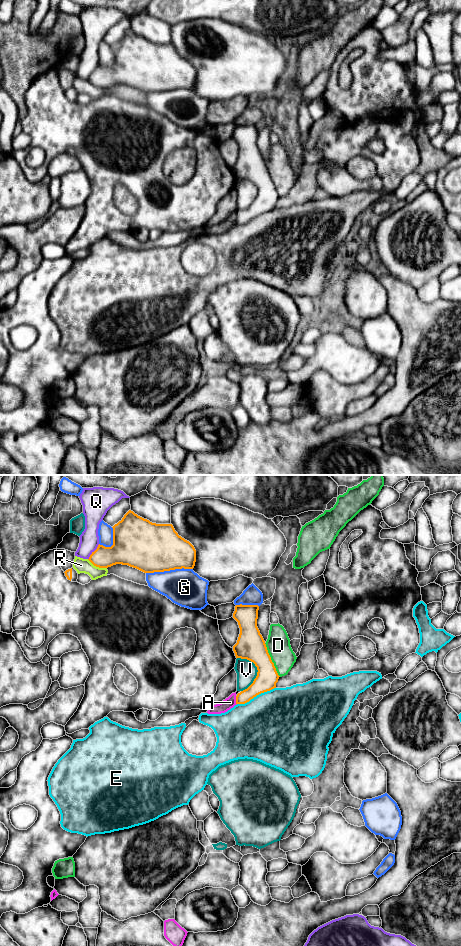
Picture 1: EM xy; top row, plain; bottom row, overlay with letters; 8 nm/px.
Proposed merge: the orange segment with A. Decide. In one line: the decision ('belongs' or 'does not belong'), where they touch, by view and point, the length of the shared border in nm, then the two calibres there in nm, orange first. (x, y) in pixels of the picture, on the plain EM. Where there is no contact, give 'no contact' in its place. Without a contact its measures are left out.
does not belong; meets orange in xy at (236, 220); contact 70 nm long; 150 nm thick on the orange side, 90 nm on the other

